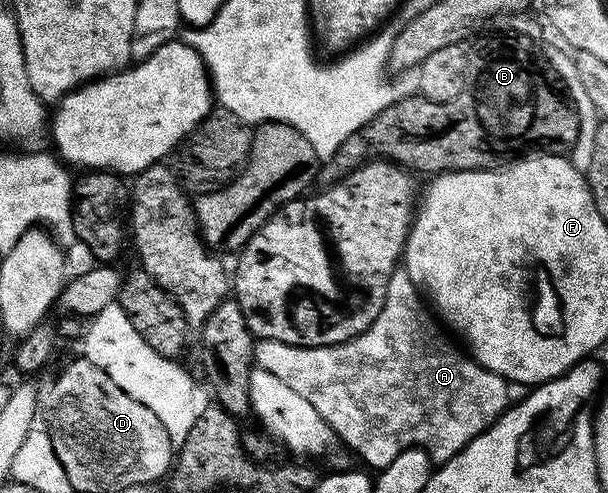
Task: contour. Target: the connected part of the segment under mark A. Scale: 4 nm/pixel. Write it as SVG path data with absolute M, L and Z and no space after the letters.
M398 268L391 276L391 284L387 286L387 300L383 300L383 312L379 312L375 324L371 324L371 328L367 328L357 338L353 338L349 342L341 342L338 346L292 346L263 338L254 345L254 363L263 367L267 372L272 372L274 376L279 376L279 380L283 380L283 384L295 388L295 392L299 392L299 396L303 396L303 400L307 400L307 404L311 404L311 408L315 408L315 412L319 412L319 416L323 416L327 425L337 433L338 439L344 445L346 442L350 446L348 449L354 455L357 453L367 465L374 466L374 471L381 471L387 464L391 464L391 460L395 460L395 456L399 456L399 452L410 450L412 446L426 450L434 464L446 462L455 457L463 448L467 448L467 444L471 444L471 440L479 437L484 430L494 426L501 415L509 409L511 403L507 398L508 382L504 378L500 378L495 372L480 366L468 353L462 352L460 354L441 335L441 330L437 327L438 319L432 313L429 315L425 311L424 301L426 302L426 299L423 297L422 291L413 283L408 272L403 268Z

